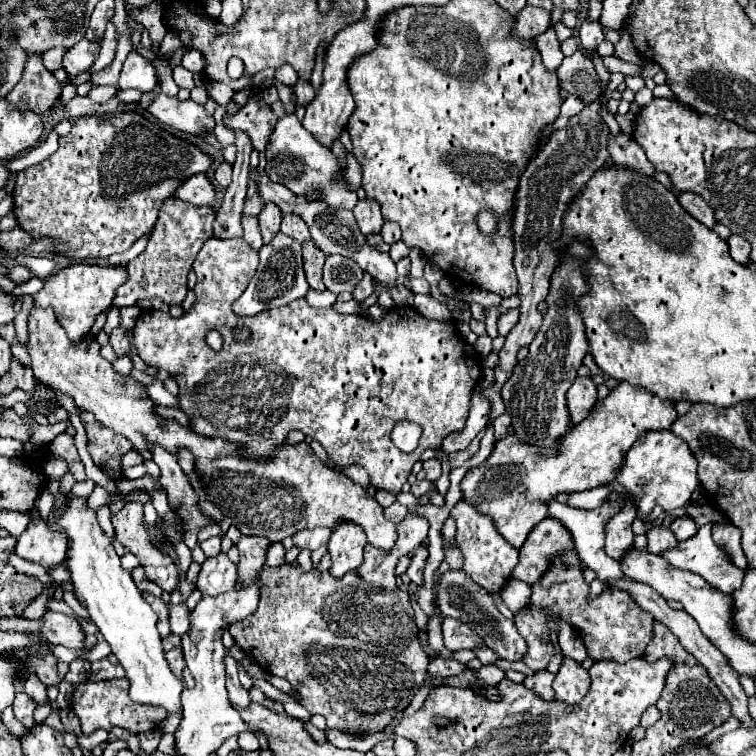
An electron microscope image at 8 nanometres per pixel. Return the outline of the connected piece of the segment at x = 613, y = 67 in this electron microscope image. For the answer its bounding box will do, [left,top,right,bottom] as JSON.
[602,57,642,75]

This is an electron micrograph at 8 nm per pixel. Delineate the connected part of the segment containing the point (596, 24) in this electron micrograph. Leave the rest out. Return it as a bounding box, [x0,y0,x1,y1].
[578,19,604,49]

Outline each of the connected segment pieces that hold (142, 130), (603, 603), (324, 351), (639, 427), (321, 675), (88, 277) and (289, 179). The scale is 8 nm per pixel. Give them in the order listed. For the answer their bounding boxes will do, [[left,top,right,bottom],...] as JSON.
[[14,113,210,259],[516,547,654,671],[132,239,482,495],[462,381,678,549],[230,513,430,735],[32,265,128,343],[266,115,358,209]]

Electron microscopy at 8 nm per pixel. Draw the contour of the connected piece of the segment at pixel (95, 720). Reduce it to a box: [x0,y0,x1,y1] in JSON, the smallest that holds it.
[72,677,168,735]

